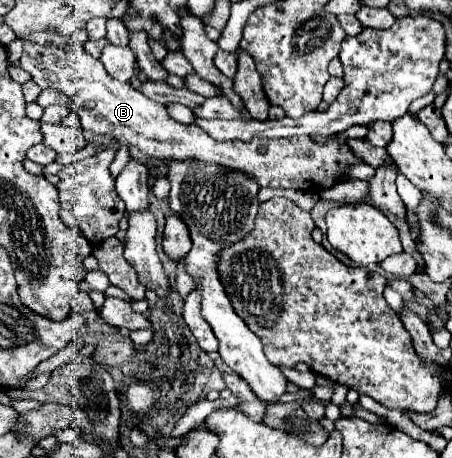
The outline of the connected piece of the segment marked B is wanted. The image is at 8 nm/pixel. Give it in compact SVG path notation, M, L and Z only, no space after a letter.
M56 30L34 32L28 36L28 40L20 40L24 42L26 52L26 56L20 58L20 68L30 72L32 80L42 90L56 90L66 98L68 108L80 116L86 136L112 136L120 144L136 146L144 154L150 154L158 160L200 160L206 164L218 164L228 170L244 172L262 188L294 188L302 192L326 190L336 182L342 182L350 166L362 162L362 158L354 154L346 140L338 140L338 134L326 138L322 144L310 136L218 142L216 138L210 138L210 134L206 134L202 128L186 126L170 118L164 104L146 98L132 84L122 84L110 78L100 58L86 54L82 42L56 34Z

